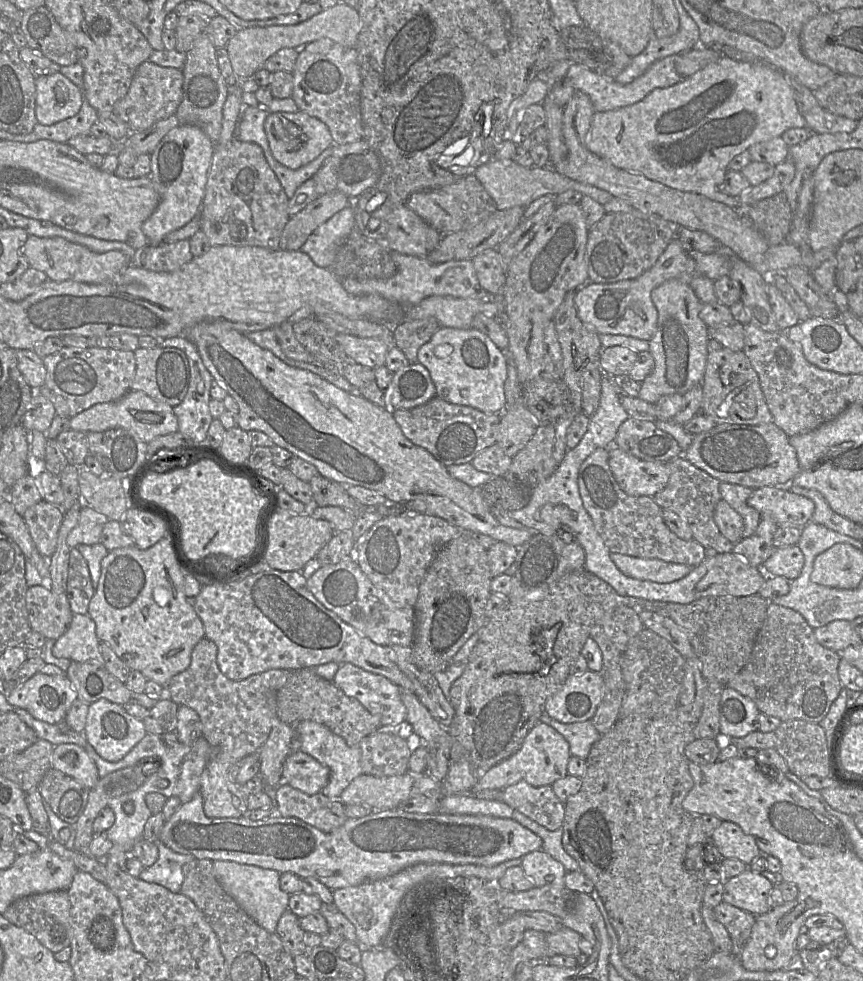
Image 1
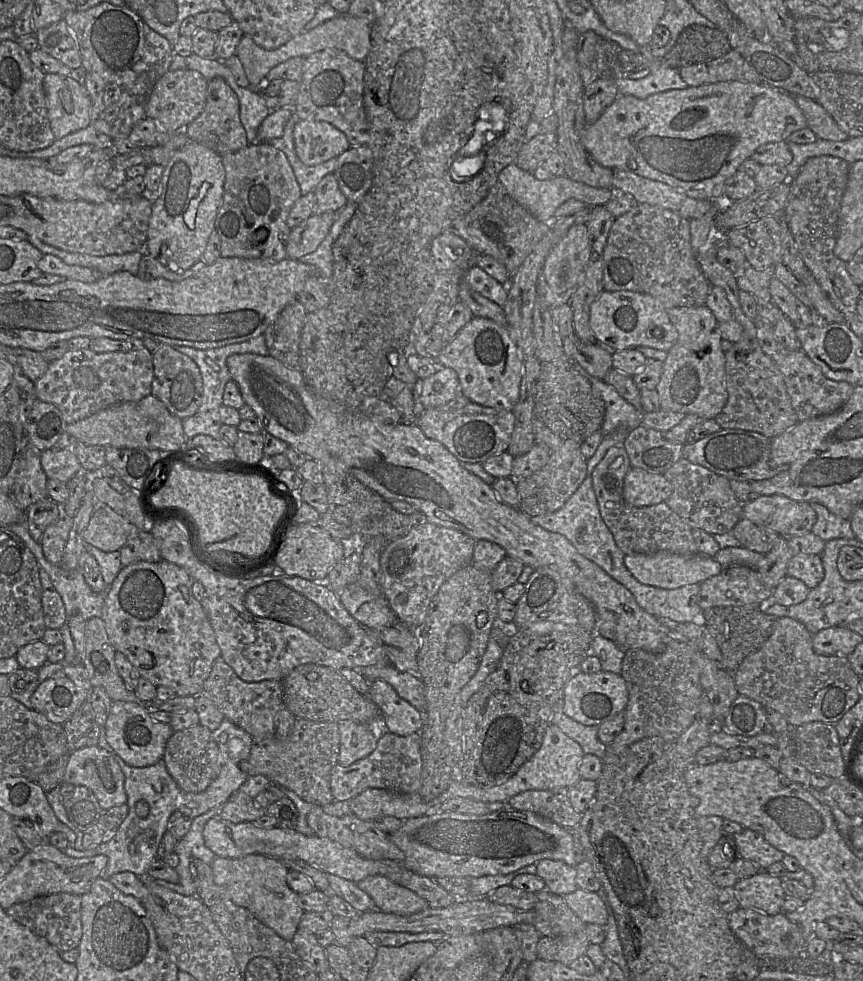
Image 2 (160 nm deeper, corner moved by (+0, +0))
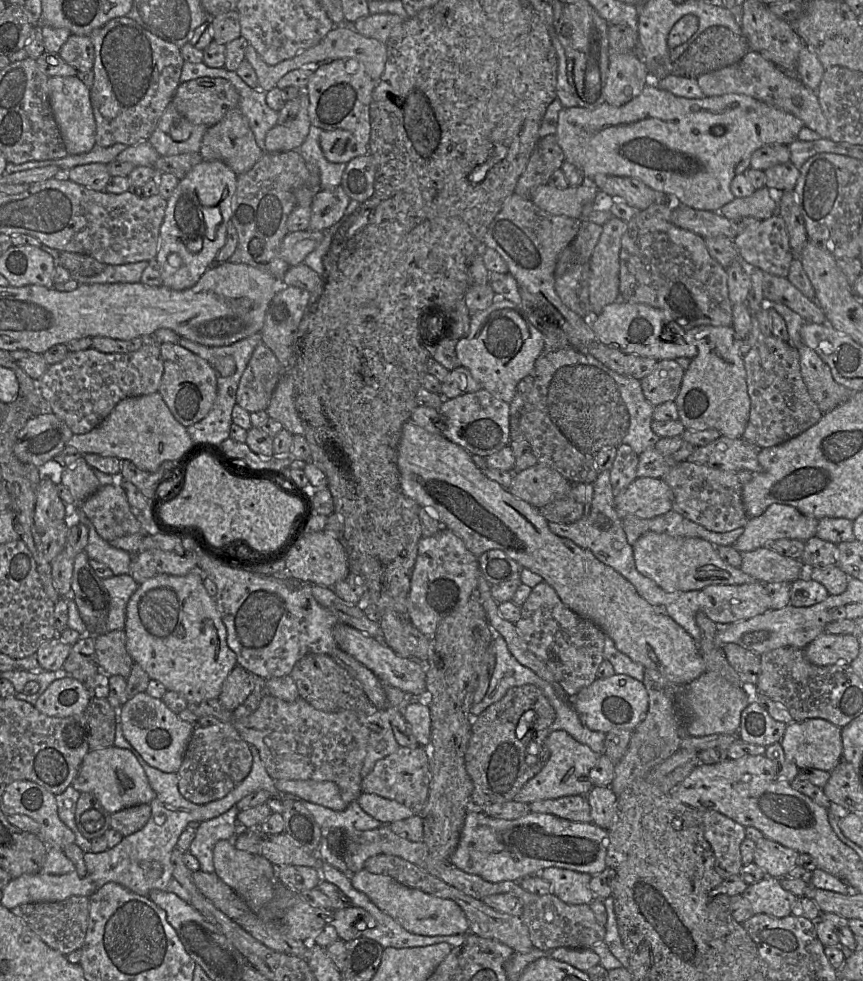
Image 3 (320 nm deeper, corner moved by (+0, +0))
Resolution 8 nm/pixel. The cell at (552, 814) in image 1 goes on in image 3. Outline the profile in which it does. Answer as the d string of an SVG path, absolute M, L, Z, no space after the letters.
M564 796L528 804L531 812L551 814L572 822L590 823L590 805L586 796Z

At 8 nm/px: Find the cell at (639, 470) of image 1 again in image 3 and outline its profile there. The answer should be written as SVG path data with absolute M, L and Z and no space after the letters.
M635 478L623 491L614 496L614 508L618 517L635 516L649 519L672 510L673 495L670 487L662 478Z

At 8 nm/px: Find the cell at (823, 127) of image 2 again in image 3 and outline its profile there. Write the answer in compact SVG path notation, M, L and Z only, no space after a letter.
M749 51L740 61L717 71L709 72L696 79L706 97L725 94L743 94L760 102L783 110L800 119L805 127L828 139L828 121L822 111L816 92L806 87L795 75L790 75L766 60L759 53Z

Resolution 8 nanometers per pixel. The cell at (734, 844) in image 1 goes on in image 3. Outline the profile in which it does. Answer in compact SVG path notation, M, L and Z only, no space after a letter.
M762 838L755 842L753 863L760 867L767 876L786 877L790 870L797 866L799 853L788 847Z

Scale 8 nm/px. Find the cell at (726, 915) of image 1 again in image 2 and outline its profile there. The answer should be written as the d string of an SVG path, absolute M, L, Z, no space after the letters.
M738 908L728 915L728 922L735 936L759 957L804 957L807 941L801 927L789 920L784 912L768 915L758 911Z

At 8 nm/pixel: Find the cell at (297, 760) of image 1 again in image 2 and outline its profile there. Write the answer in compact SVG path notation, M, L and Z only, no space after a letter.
M380 733L376 748L368 756L350 764L337 764L331 771L331 792L335 801L349 801L369 788L382 788L398 793L418 793L421 789L421 736Z

